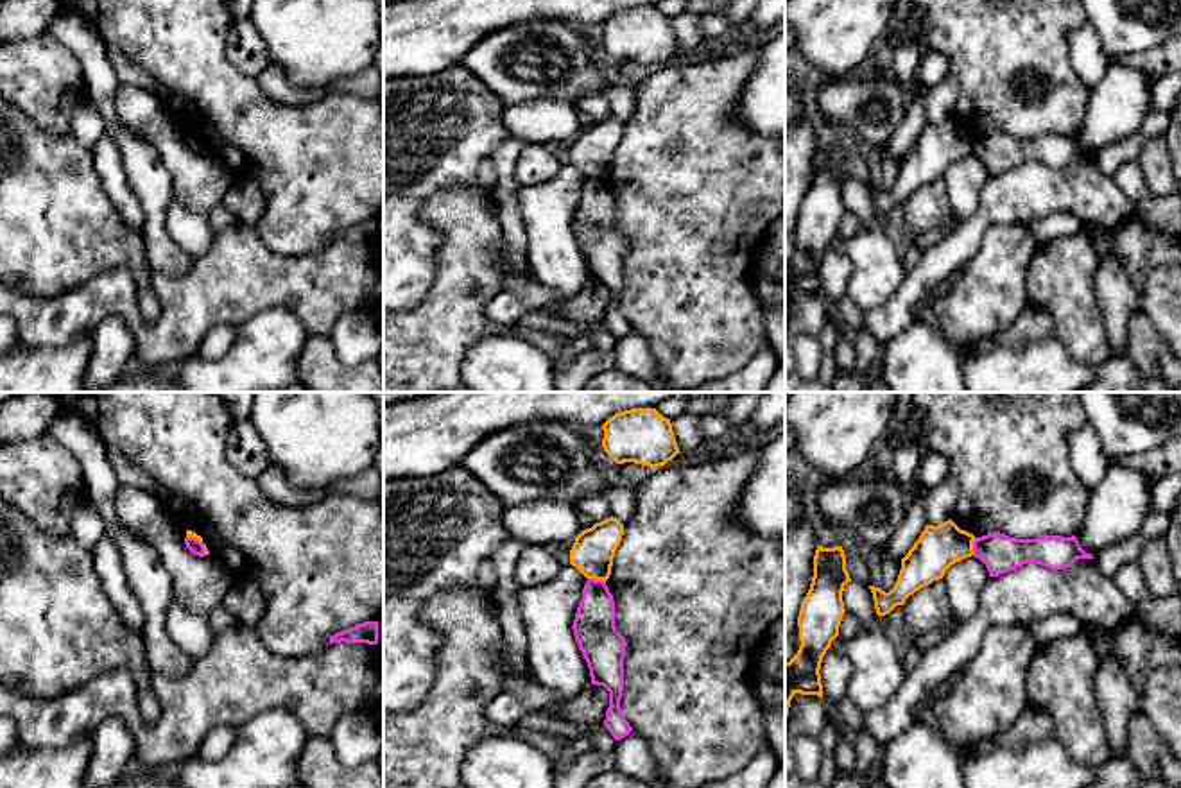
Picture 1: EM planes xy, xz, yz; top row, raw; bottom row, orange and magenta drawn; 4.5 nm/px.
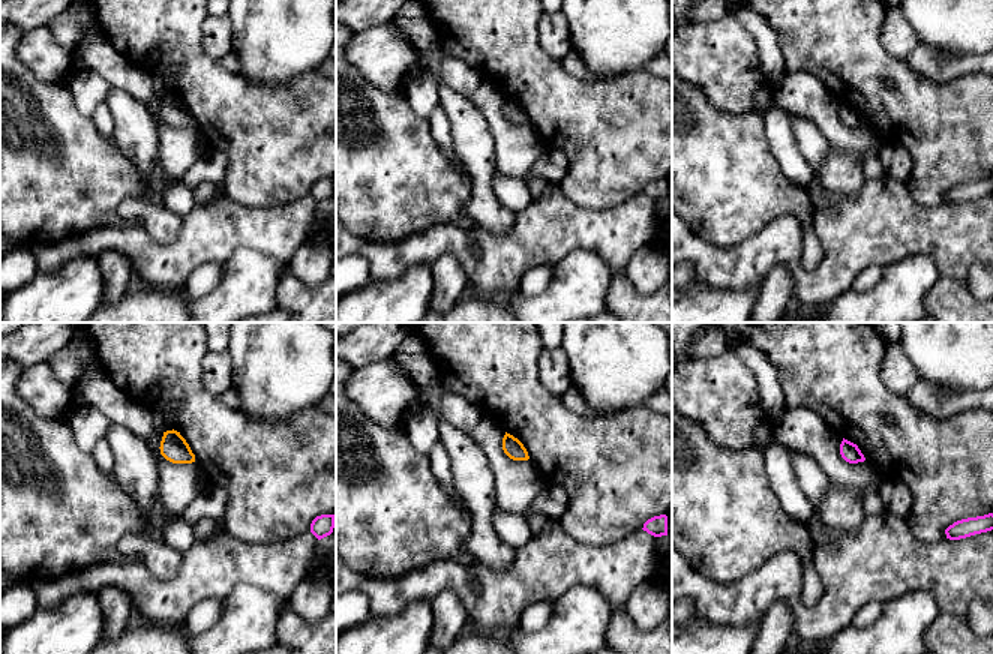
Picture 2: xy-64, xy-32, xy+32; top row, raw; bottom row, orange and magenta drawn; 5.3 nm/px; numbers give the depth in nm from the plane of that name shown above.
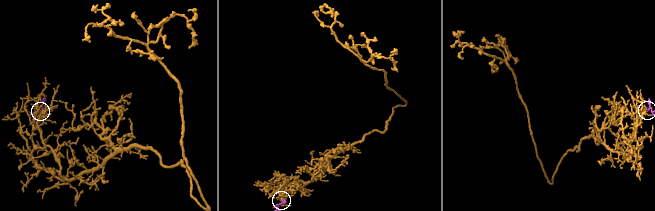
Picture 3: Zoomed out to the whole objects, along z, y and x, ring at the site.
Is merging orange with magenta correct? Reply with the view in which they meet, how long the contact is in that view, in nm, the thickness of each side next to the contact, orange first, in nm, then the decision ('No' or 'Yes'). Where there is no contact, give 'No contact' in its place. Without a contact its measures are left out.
Touches orange in xz. Shared border 80 nm. Thickness 190 nm (orange) against 190 nm. No

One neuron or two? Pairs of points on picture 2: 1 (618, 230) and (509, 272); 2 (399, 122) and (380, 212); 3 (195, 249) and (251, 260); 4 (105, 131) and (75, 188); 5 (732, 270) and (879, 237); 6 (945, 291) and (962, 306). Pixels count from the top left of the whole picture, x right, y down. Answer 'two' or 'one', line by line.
1: one
2: one
3: two
4: two
5: one
6: one

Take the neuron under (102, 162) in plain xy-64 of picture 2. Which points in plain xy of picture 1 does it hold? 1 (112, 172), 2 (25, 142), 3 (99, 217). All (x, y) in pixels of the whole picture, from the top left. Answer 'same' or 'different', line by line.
1: different
2: same
3: same

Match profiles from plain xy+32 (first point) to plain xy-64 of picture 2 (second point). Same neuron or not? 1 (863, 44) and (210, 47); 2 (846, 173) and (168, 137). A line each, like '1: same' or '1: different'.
1: different
2: different

